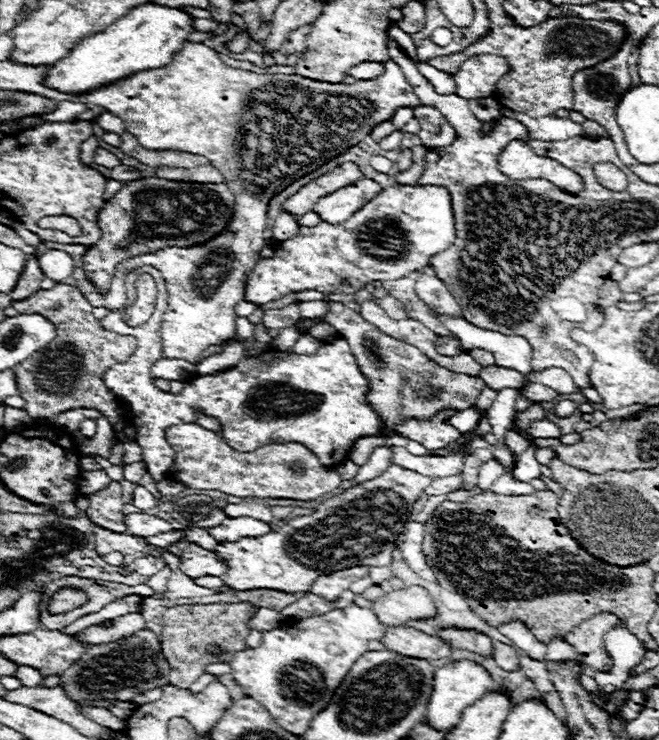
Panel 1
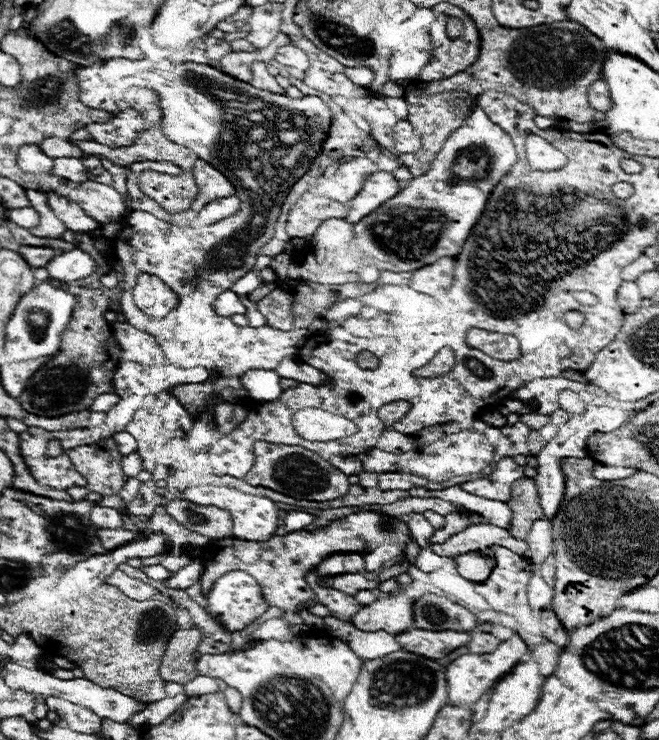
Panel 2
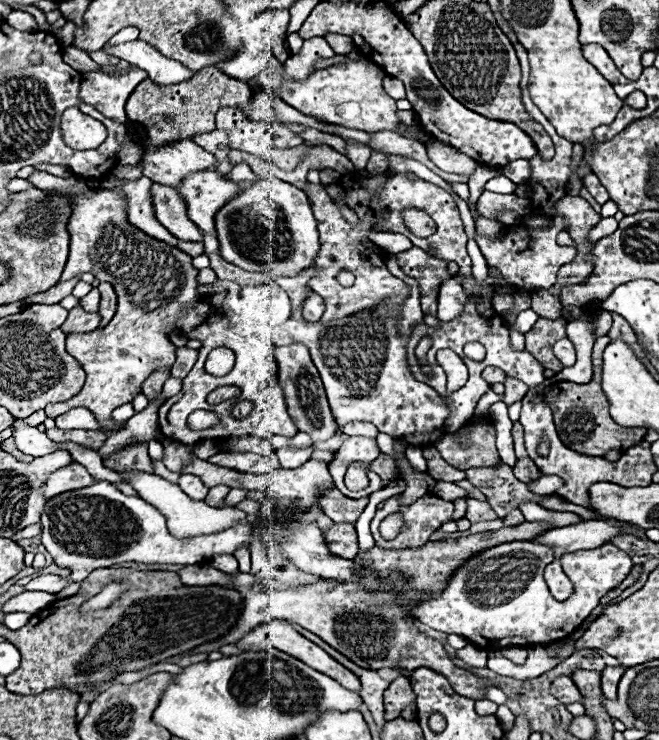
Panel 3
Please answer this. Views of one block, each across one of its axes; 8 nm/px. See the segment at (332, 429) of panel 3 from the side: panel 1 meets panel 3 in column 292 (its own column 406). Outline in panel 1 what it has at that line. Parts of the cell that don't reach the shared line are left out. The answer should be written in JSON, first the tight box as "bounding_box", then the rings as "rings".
{"bounding_box":[322,300,484,438],"rings":[[[328,300],[328,312],[324,314],[322,322],[334,326],[340,332],[340,336],[348,340],[350,350],[356,356],[358,368],[368,380],[366,400],[382,420],[384,426],[380,432],[382,438],[396,434],[394,426],[404,420],[410,418],[422,420],[434,416],[440,410],[448,410],[448,408],[464,410],[474,404],[480,390],[484,388],[484,382],[478,376],[456,374],[442,368],[440,364],[432,362],[428,356],[424,356],[418,348],[384,334],[382,330],[366,322],[358,312],[350,310],[344,304],[342,306],[338,304],[340,302]]]}

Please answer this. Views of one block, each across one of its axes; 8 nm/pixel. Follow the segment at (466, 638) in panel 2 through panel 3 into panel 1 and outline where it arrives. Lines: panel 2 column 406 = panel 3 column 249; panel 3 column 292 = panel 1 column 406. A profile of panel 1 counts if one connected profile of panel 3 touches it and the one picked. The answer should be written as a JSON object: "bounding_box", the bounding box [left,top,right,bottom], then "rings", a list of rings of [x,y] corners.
{"bounding_box":[380,628,452,660],"rings":[[[388,628],[380,642],[386,646],[386,650],[422,660],[448,658],[452,652],[452,648],[442,640],[426,636],[424,632],[416,632],[412,628]]]}

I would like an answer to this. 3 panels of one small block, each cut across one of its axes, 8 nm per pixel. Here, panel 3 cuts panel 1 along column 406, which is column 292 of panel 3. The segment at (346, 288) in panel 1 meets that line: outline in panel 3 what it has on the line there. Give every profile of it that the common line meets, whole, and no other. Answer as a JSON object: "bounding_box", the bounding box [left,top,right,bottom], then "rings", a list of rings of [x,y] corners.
{"bounding_box":[214,178,320,276],"rings":[[[278,178],[252,182],[216,212],[214,222],[222,258],[248,272],[292,276],[310,268],[320,250],[316,218],[306,194]]]}

